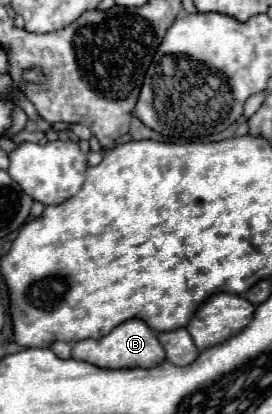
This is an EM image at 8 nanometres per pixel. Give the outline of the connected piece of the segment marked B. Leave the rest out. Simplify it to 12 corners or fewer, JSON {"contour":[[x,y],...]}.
{"contour":[[140,319],[76,341],[72,357],[108,369],[154,367],[164,349]]}

